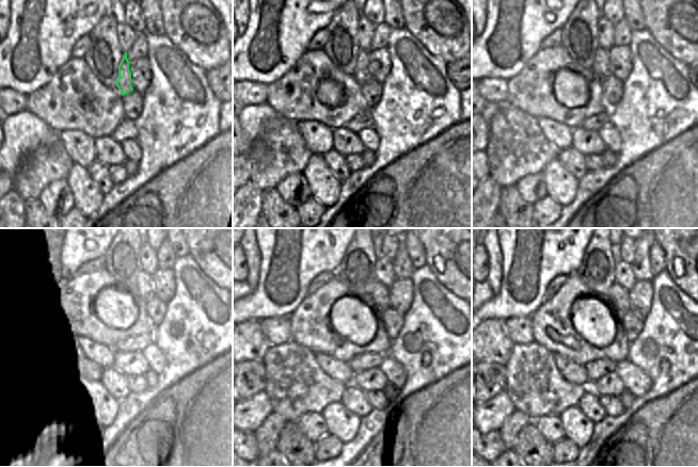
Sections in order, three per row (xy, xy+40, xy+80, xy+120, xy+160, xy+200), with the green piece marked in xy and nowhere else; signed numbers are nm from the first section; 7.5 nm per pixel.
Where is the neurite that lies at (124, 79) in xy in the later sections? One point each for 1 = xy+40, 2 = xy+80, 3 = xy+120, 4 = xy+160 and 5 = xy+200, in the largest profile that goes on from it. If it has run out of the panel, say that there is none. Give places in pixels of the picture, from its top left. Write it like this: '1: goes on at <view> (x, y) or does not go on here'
1: goes on at xy+40 (362, 76)
2: goes on at xy+80 (601, 69)
3: goes on at xy+120 (135, 299)
4: goes on at xy+160 (379, 301)
5: goes on at xy+200 (618, 300)

